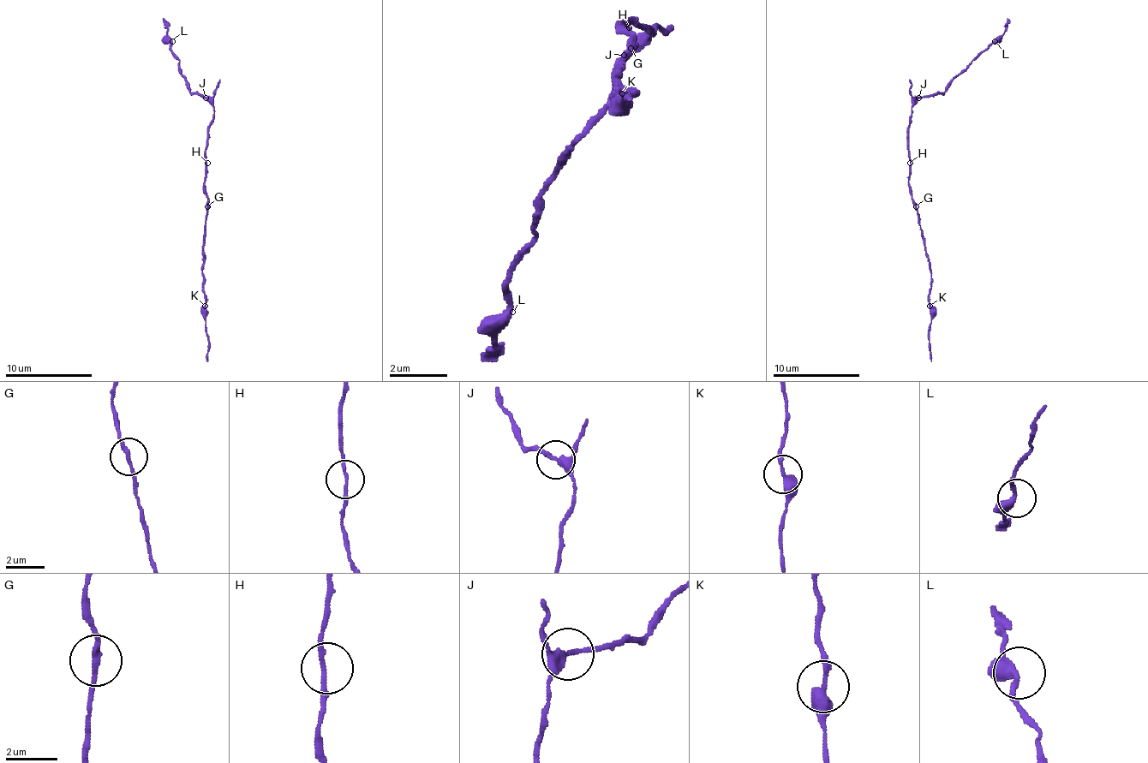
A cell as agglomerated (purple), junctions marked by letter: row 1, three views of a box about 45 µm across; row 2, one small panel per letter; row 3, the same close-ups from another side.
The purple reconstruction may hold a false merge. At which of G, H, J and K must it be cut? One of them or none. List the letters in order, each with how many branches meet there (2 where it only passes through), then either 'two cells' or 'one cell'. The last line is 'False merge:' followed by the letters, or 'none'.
G: branches 2; one cell
H: branches 2; one cell
J: branches 3; two cells
K: branches 2; one cell
False merge: J

